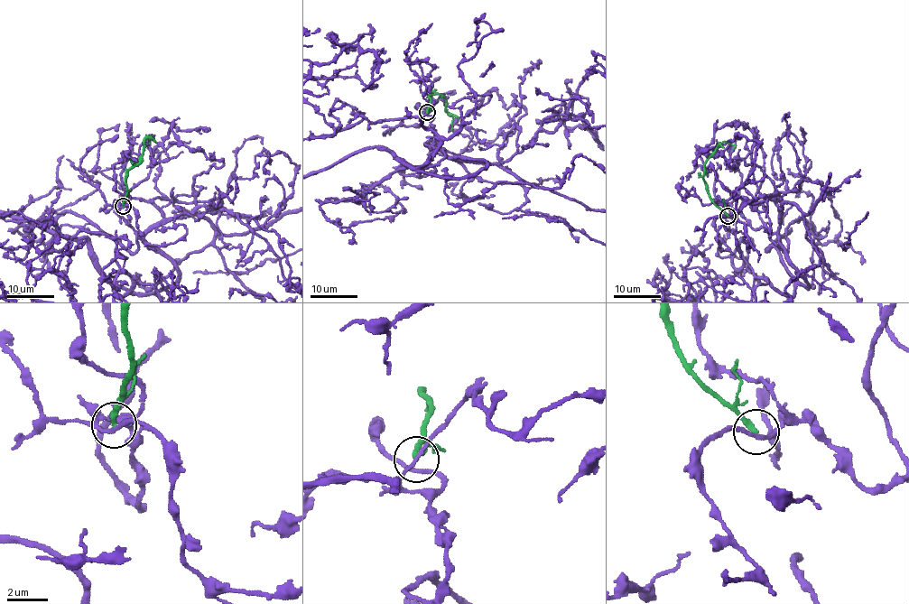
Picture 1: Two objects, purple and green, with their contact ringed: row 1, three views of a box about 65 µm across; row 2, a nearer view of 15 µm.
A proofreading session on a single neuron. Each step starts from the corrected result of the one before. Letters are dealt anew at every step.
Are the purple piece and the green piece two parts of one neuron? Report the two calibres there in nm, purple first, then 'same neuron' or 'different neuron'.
170/240 nm | different neuron

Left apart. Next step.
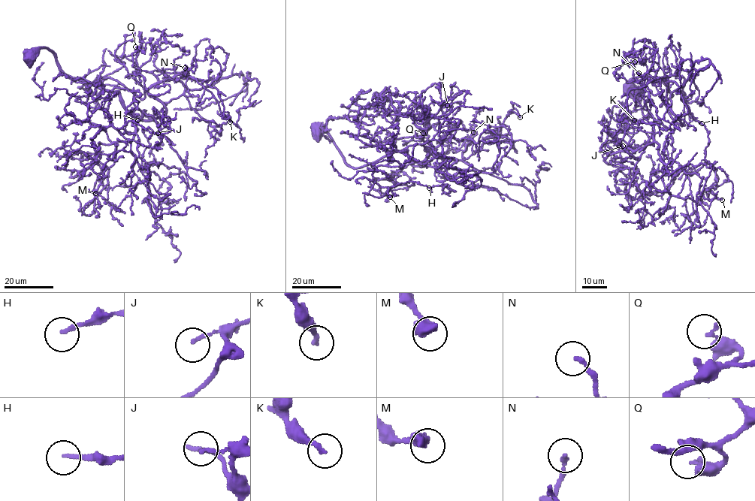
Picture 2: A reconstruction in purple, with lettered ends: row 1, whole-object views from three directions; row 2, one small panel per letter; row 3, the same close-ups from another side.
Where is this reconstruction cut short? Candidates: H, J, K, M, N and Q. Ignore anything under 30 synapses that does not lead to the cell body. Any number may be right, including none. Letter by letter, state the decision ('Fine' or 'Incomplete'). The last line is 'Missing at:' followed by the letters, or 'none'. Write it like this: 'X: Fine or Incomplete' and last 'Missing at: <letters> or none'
H: Fine
J: Fine
K: Fine
M: Fine
N: Fine
Q: Fine
Missing at: none

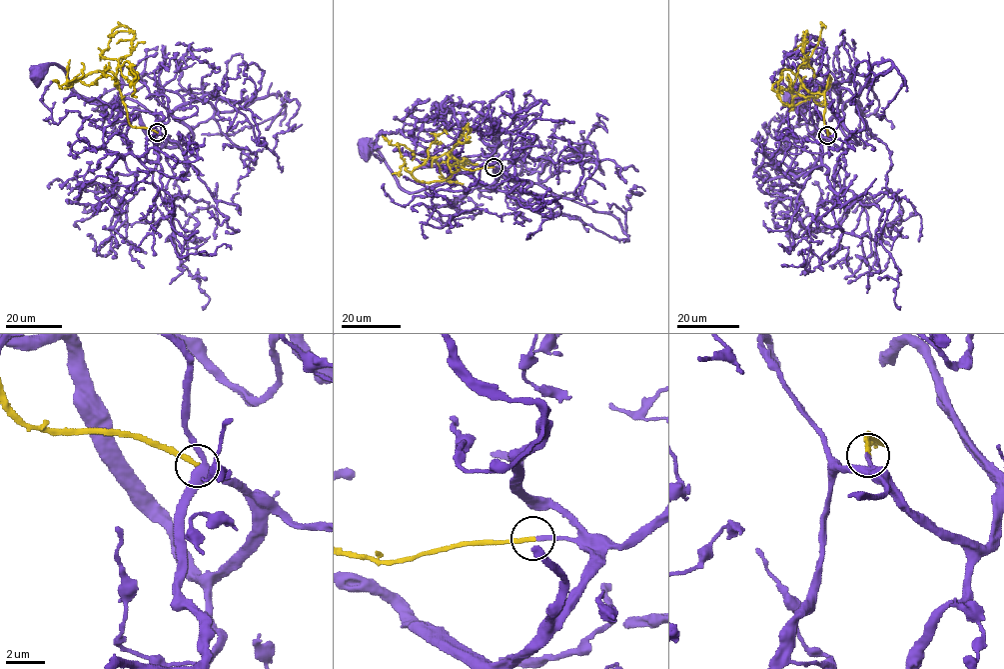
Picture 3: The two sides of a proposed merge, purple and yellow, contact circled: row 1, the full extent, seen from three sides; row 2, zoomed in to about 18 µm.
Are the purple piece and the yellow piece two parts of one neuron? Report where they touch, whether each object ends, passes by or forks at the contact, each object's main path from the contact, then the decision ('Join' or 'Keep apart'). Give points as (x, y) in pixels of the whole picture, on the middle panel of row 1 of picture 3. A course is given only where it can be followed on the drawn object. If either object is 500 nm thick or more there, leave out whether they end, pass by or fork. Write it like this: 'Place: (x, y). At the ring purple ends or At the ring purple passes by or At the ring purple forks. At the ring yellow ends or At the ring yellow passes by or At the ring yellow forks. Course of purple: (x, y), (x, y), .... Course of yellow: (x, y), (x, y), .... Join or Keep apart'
Place: (494, 167). At the ring purple ends. At the ring yellow ends. Course of purple: (494, 166), (502, 171), (488, 186), (457, 173), (410, 192), (397, 183), (381, 153), (369, 142), (366, 145). Course of yellow: (494, 166), (462, 168), (442, 181), (417, 181), (407, 171), (397, 145), (414, 151), (412, 160). Join

